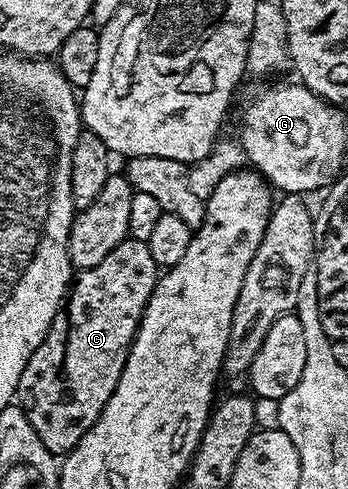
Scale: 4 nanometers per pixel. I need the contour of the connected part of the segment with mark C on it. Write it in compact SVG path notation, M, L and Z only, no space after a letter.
M128 238L109 250L97 266L84 268L74 277L65 297L65 307L55 315L41 346L37 346L25 370L21 370L17 389L18 406L26 412L38 438L54 457L66 456L77 442L81 442L115 392L131 344L135 341L135 331L139 329L143 311L160 275L160 268L153 262L153 254L149 254L147 241Z

